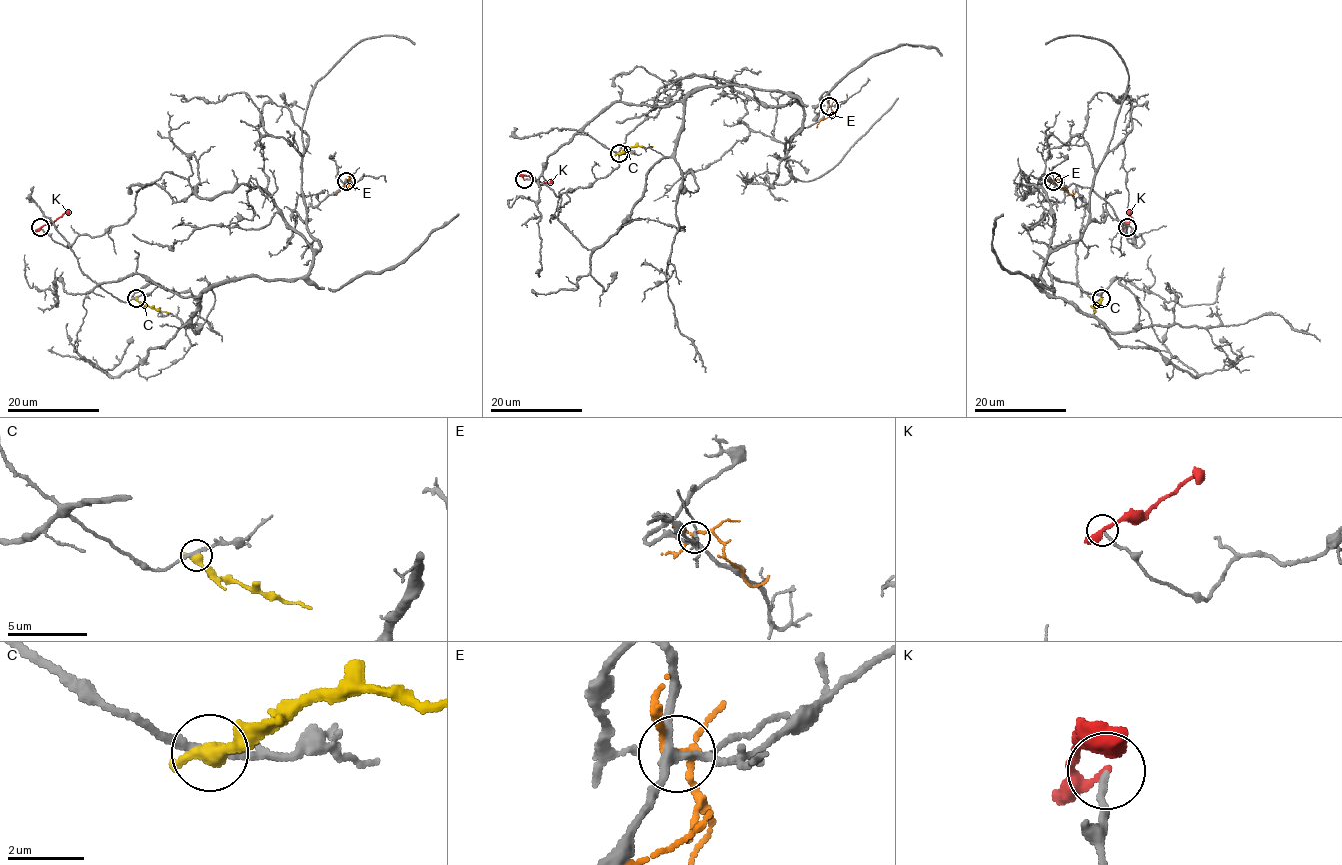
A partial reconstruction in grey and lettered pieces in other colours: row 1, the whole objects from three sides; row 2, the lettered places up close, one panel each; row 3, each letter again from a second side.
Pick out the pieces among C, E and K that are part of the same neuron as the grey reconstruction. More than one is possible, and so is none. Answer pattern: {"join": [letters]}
{"join": []}

